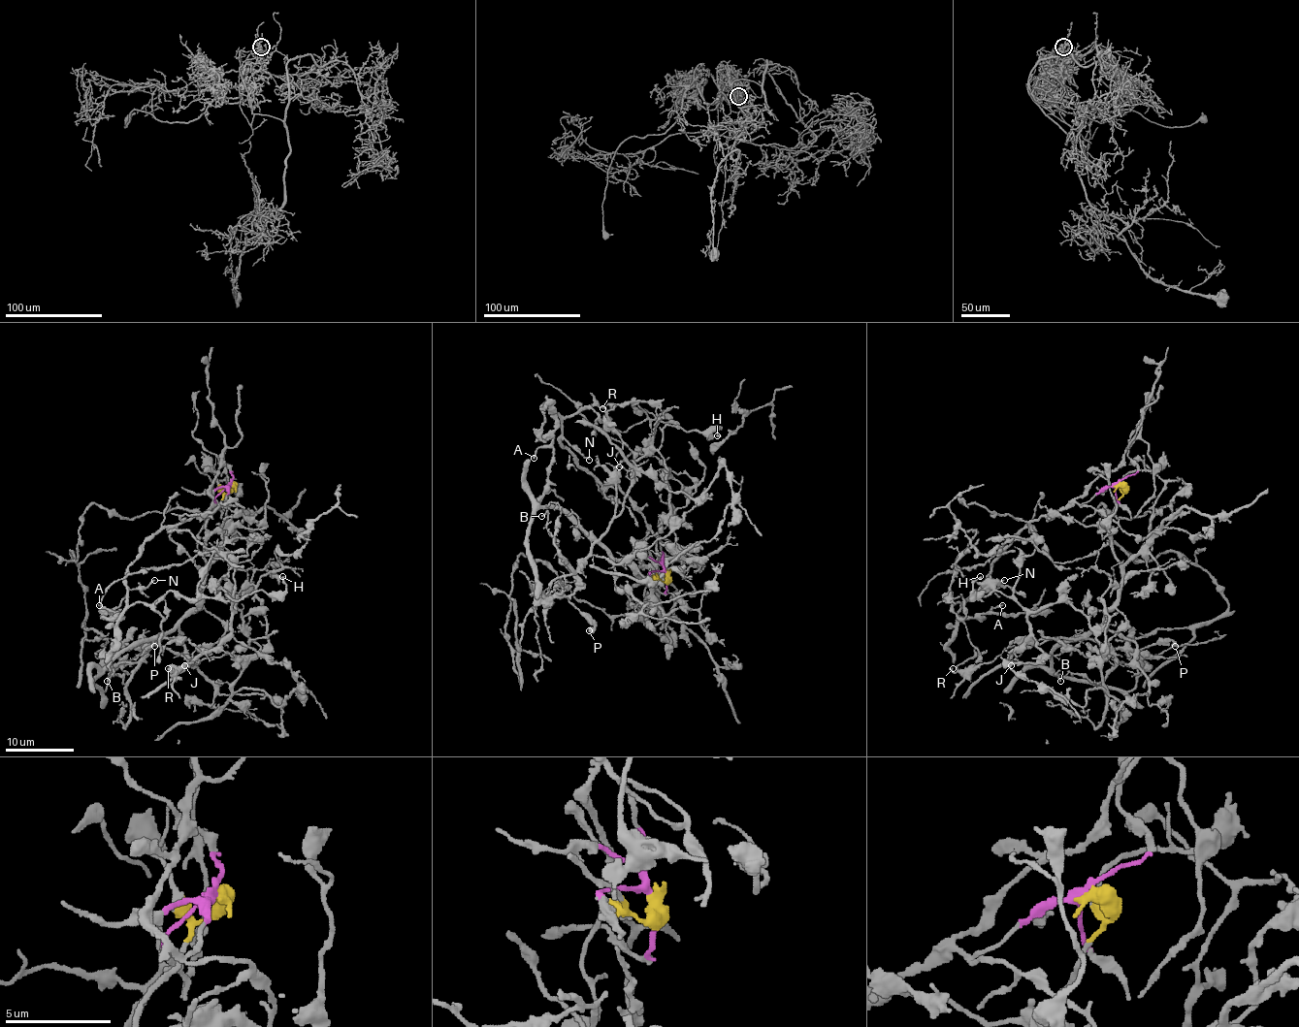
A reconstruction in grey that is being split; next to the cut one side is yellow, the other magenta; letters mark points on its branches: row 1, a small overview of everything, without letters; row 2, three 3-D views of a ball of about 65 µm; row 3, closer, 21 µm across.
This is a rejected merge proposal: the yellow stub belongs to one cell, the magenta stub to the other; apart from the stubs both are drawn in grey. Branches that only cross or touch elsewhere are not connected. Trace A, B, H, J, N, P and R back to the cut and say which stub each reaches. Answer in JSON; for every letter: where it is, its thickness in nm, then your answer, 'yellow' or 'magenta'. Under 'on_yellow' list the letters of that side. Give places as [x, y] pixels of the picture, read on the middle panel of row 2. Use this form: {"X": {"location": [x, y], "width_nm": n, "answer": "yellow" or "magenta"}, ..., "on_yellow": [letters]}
{"A": {"location": [534, 458], "width_nm": 200, "answer": "magenta"}, "B": {"location": [541, 516], "width_nm": 140, "answer": "yellow"}, "H": {"location": [717, 435], "width_nm": 200, "answer": "yellow"}, "J": {"location": [619, 466], "width_nm": 150, "answer": "yellow"}, "N": {"location": [589, 460], "width_nm": 170, "answer": "magenta"}, "P": {"location": [589, 630], "width_nm": 500, "answer": "yellow"}, "R": {"location": [602, 408], "width_nm": 200, "answer": "yellow"}, "on_yellow": ["B", "H", "J", "P", "R"]}

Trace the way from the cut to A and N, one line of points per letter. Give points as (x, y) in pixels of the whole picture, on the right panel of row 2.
A: (1118, 484), (1105, 485), (1089, 498), (1030, 523), (992, 563), (989, 578), (958, 614), (975, 617), (1002, 605)
N: (1118, 484), (1105, 485), (1083, 502), (1033, 520), (1008, 545), (982, 585), (986, 590), (994, 590), (1004, 579)

